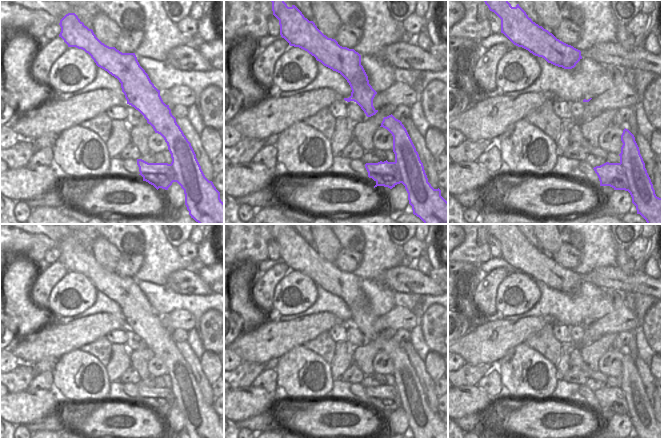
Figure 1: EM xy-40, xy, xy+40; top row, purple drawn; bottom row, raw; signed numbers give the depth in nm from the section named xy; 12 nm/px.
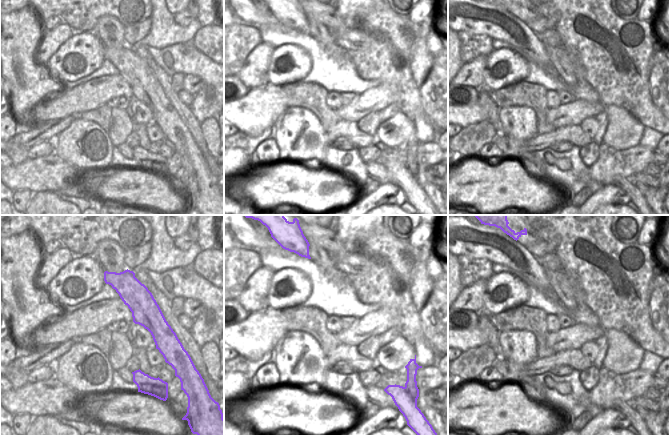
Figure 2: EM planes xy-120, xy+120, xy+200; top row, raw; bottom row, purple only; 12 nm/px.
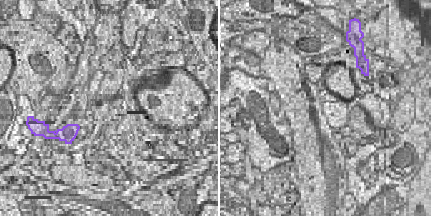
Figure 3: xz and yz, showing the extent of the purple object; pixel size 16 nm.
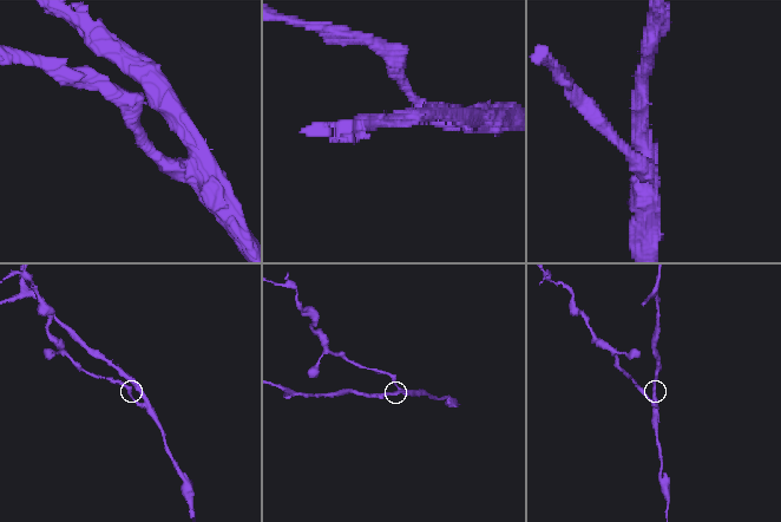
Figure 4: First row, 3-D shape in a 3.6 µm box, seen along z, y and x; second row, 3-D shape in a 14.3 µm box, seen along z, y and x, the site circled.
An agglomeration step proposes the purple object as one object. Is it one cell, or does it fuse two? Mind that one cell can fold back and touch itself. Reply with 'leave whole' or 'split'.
split

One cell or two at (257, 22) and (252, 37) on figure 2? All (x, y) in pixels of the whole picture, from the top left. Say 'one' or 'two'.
two

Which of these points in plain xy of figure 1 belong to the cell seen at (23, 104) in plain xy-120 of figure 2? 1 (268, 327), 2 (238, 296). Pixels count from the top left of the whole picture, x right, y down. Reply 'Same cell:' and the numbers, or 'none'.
Same cell: 2

